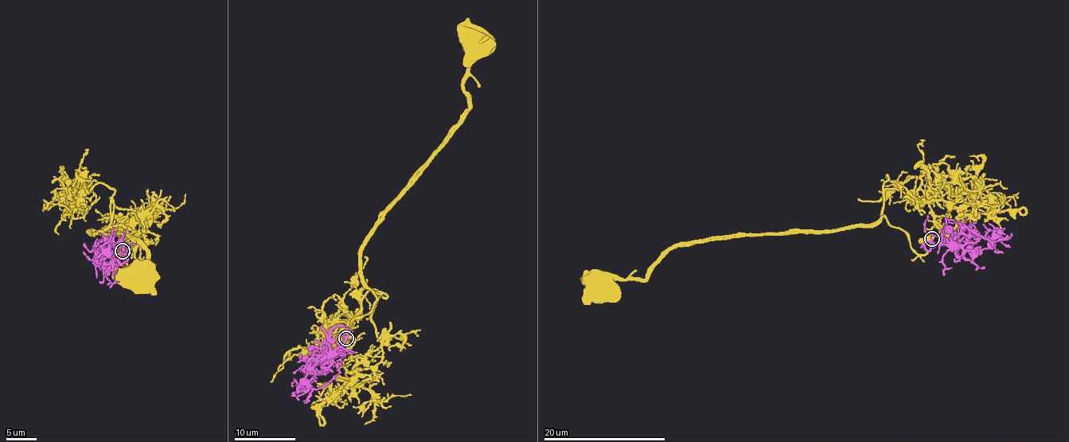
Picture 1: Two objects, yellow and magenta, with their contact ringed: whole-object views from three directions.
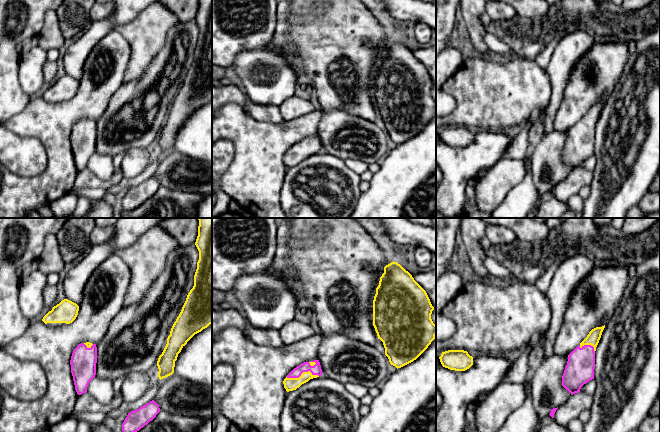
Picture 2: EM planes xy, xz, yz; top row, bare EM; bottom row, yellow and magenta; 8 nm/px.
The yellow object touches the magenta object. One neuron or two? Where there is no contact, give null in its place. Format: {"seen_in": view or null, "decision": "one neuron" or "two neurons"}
{"seen_in": "xz", "decision": "one neuron"}

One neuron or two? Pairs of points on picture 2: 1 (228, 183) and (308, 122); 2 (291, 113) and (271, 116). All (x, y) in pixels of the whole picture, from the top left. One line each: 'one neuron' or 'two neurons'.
1: one neuron
2: two neurons

